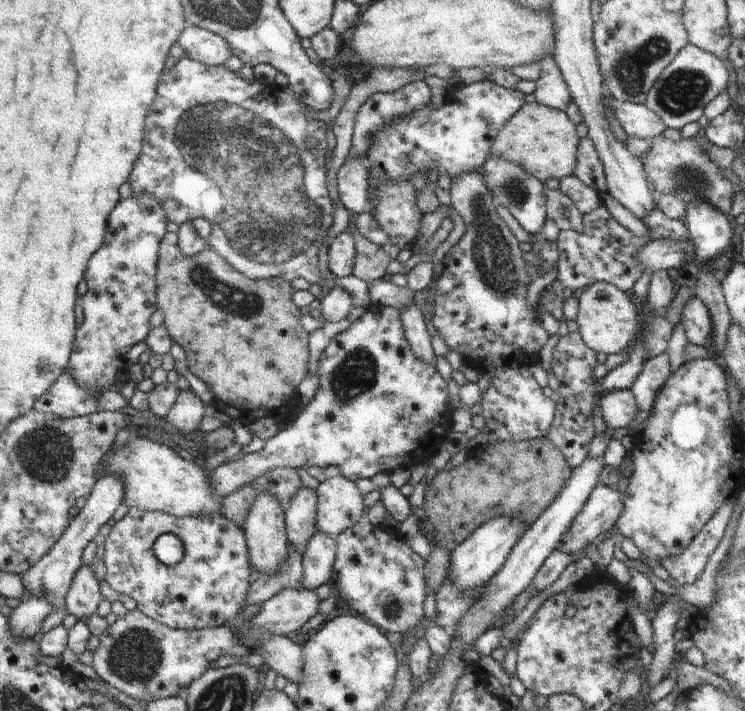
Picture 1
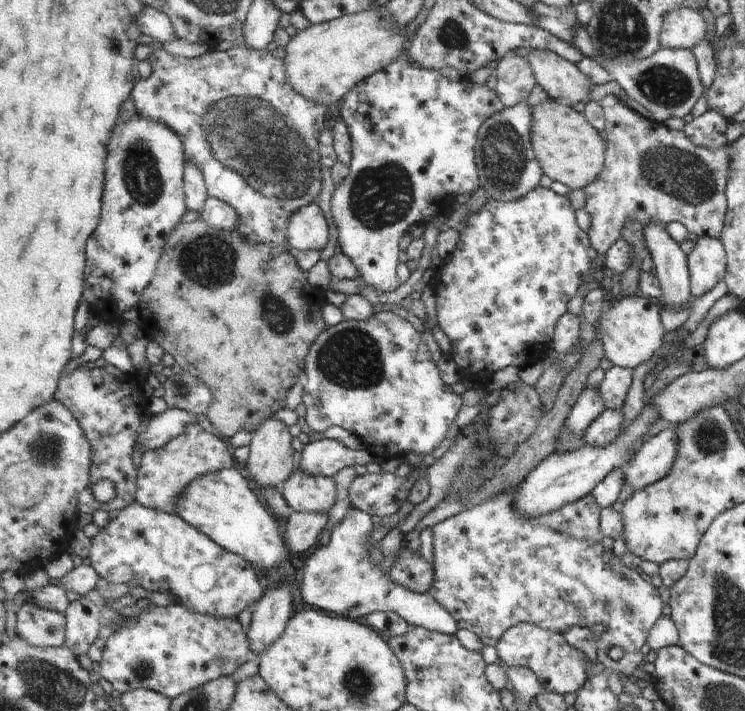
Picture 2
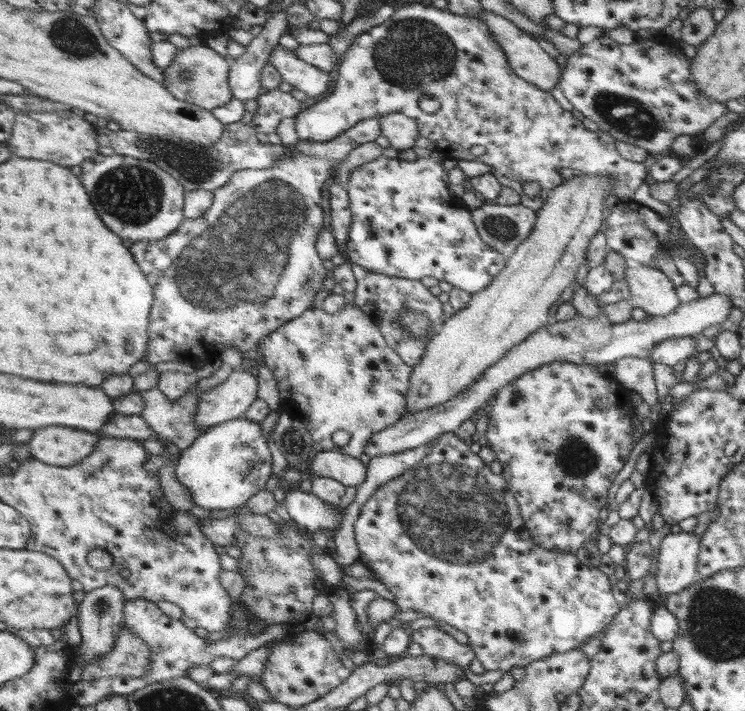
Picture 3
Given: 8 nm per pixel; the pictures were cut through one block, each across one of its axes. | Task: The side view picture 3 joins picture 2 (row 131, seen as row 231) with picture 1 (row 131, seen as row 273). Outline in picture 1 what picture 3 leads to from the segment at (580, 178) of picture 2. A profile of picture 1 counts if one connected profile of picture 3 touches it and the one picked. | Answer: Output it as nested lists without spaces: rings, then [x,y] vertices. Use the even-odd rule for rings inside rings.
[[[533,102],[523,104],[521,110],[511,116],[511,120],[507,120],[505,128],[497,132],[495,140],[491,142],[489,156],[501,156],[505,160],[511,160],[545,184],[545,180],[563,180],[575,172],[577,146],[579,138],[575,132],[575,124],[567,118],[567,114]]]

